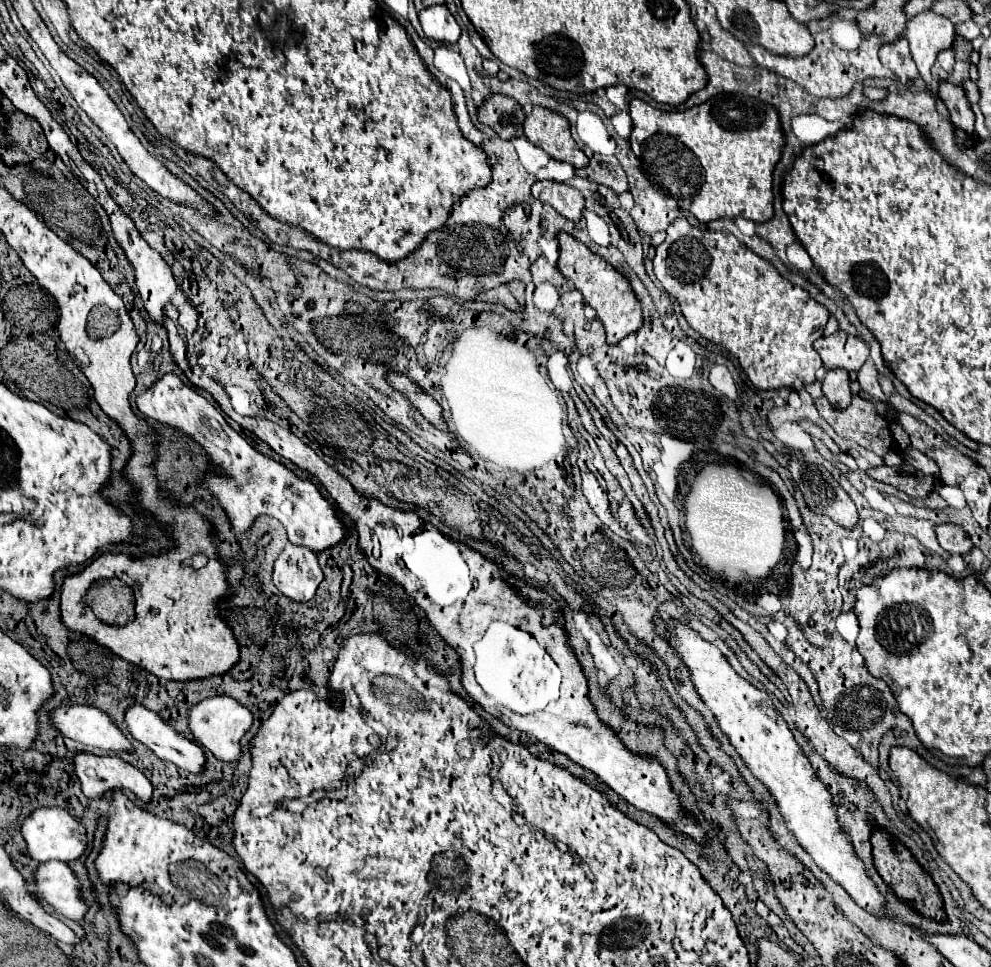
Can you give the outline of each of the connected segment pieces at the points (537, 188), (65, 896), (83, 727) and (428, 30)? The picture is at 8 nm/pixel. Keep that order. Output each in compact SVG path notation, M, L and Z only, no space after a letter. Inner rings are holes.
M535 181L533 187L533 197L551 205L555 211L559 211L563 217L571 221L579 221L585 209L585 199L583 195L565 185L565 183L555 183L555 181Z
M47 861L39 865L39 869L35 871L35 879L37 891L47 903L51 903L57 913L83 923L87 905L81 897L81 883L67 863Z
M69 705L51 711L53 725L69 739L101 751L133 751L131 741L103 711L91 705Z
M431 5L425 7L419 13L419 21L423 25L423 31L429 39L445 41L445 43L457 43L461 29L455 21L455 17L449 13L447 5Z

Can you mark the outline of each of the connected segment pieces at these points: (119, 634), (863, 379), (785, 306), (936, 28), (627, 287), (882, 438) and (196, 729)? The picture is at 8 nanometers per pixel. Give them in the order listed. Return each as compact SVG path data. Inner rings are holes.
M183 505L183 509L183 521L167 525L171 537L179 545L177 549L143 559L103 553L85 571L65 577L61 591L61 619L69 629L93 637L121 659L147 669L159 679L171 681L195 681L223 675L239 661L239 643L231 627L217 611L217 605L235 593L227 585L225 569L217 557L215 527L195 507ZM199 553L209 555L205 567L195 569L185 565L185 559L191 559ZM113 577L121 579L123 583L133 583L133 579L139 579L141 583L141 589L135 593L133 623L107 625L95 617L83 599L95 583Z
M867 359L867 361L863 363L863 367L859 369L857 375L859 375L857 381L859 381L859 385L861 385L863 391L867 391L867 393L869 393L871 397L875 397L875 399L885 397L885 393L883 393L881 387L879 387L879 381L877 381L877 369L875 369L873 359Z
M679 217L667 227L667 237L657 247L657 255L653 257L653 273L663 289L679 301L681 313L691 329L731 351L755 387L781 389L793 387L795 379L801 379L805 385L815 381L815 373L823 367L823 363L819 353L813 349L813 343L823 335L829 319L827 307L811 299L805 289L799 289L783 279L769 261L763 261L763 257L757 257L751 249L743 247L733 233L699 229L685 217Z
M921 11L915 17L911 17L907 21L907 33L905 33L907 41L909 41L909 49L911 49L911 57L919 67L921 77L925 79L927 87L931 89L931 93L936 100L937 111L945 119L950 121L948 109L939 98L935 89L939 87L939 83L931 77L931 65L937 59L937 53L941 49L951 47L955 31L953 31L953 23L947 21L947 17L937 15L935 11Z
M561 231L557 235L559 239L559 261L561 261L561 273L575 283L577 291L581 291L583 299L587 305L591 305L597 311L597 317L605 325L607 333L607 343L615 345L629 333L635 333L643 325L643 315L641 315L641 303L635 297L635 291L631 283L617 271L613 269L605 259L595 255L587 245L577 241L573 235Z
M853 395L847 409L835 409L827 397L815 401L821 417L845 439L853 439L857 445L871 449L879 457L895 449L895 441L889 433L889 423L877 413L871 401Z
M225 695L203 699L201 703L197 703L189 709L189 729L195 737L195 741L201 747L209 749L219 761L237 763L241 759L241 737L249 731L251 725L253 725L251 711L247 707L243 707L241 703L237 703L235 699L225 697Z

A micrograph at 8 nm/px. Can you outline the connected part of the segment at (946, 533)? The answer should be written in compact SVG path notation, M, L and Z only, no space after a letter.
M943 523L943 525L937 525L935 531L937 531L939 545L949 553L961 553L963 555L963 553L969 553L973 549L969 535L959 525Z

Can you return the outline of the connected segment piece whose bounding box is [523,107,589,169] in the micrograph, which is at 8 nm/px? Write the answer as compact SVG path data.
M533 107L533 111L527 115L523 123L523 129L525 137L533 145L545 149L545 153L551 155L553 159L567 161L577 169L587 165L589 159L573 141L569 121L565 119L565 115L545 107Z

